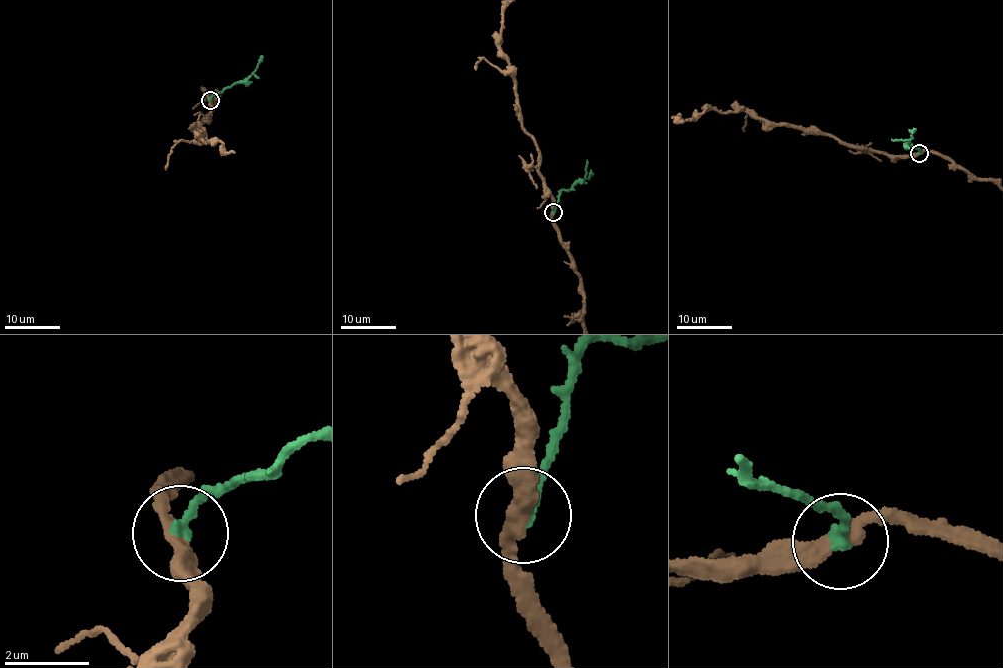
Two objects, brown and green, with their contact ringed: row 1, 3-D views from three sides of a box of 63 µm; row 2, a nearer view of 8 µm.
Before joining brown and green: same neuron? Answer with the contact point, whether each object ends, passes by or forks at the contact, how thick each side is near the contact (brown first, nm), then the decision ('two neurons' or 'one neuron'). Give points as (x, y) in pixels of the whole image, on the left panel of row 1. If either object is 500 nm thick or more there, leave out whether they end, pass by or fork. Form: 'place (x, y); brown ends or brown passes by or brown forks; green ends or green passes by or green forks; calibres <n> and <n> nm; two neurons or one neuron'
place (210, 100); brown passes by; green ends; calibres 320 and 260 nm; two neurons

